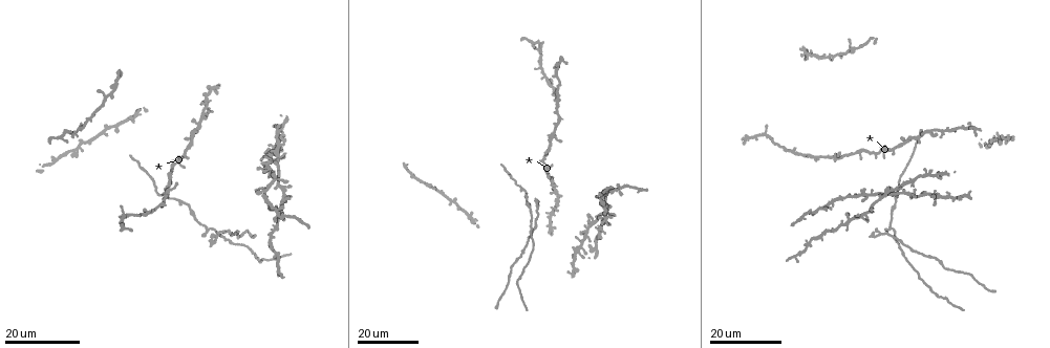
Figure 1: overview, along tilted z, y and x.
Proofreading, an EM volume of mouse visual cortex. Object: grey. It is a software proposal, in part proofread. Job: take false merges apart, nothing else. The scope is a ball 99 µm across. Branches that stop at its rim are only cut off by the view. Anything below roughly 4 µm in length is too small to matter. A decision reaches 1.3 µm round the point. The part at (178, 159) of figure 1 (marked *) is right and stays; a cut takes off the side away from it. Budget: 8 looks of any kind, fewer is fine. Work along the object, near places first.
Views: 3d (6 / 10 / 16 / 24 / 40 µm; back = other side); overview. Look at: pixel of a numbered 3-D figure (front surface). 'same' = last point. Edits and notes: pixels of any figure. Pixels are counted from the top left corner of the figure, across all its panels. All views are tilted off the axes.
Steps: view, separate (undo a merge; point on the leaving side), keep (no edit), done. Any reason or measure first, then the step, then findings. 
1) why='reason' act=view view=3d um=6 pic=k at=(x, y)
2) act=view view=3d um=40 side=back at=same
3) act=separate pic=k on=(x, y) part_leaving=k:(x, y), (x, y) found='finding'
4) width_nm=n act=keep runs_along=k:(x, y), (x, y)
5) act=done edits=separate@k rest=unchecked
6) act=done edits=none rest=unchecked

why='looks like a crossing' act=view view=3d um=24 pic=1 at=(832, 155)

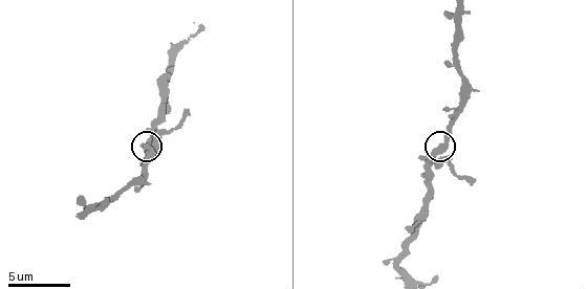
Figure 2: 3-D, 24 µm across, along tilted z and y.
act=view view=3d um=6 pic=2 at=(151, 143)

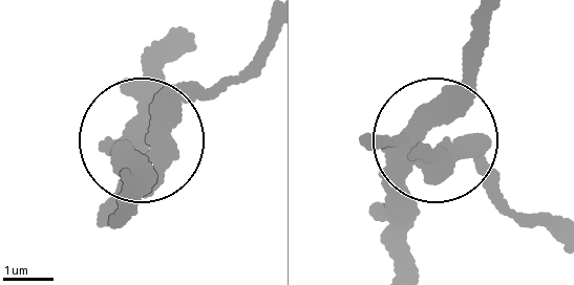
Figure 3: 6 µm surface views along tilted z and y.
width_nm=410 act=separate pic=3 on=(174, 97) part_leaving=3:(157, 149), (170, 118), (243, 74), (271, 23) found='two neurons meet here'

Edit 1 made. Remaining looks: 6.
why='redraw' act=view view=overview

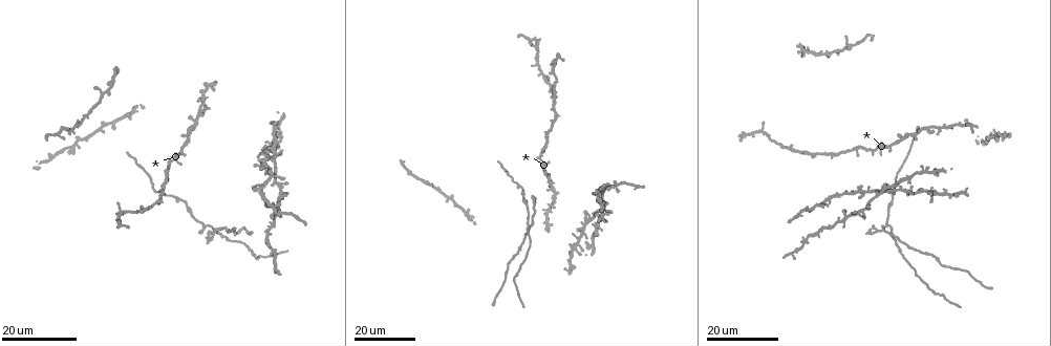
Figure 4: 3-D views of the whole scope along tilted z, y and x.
why='side arm on a straight run' act=view view=3d um=24 pic=4 at=(893, 236)

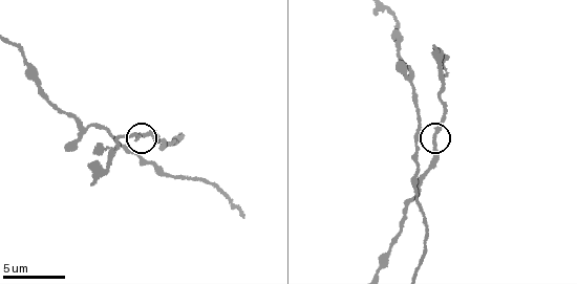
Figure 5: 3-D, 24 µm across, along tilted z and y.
act=view view=3d um=10 pic=5 at=(140, 135)

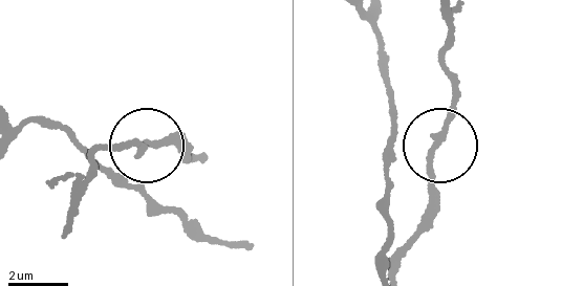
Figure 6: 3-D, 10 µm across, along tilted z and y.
act=keep runs_along=6:(23, 126), (49, 120), (116, 172), (145, 149), (113, 150) found='continuous, no second neuron'

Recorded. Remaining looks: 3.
why='looks like a crossing' act=view view=3d um=16 pic=4 at=(120, 210)

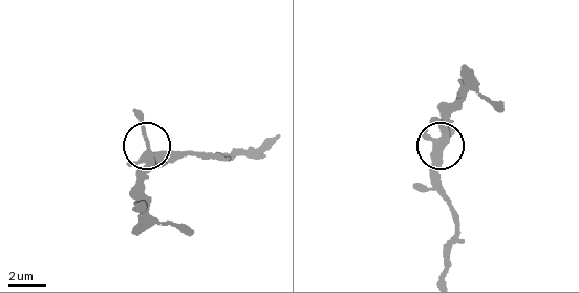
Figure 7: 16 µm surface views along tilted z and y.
act=view view=3d um=6 pic=7 at=(147, 149)

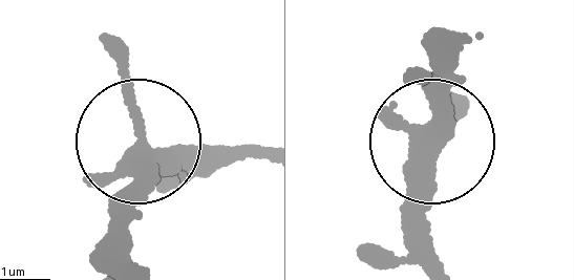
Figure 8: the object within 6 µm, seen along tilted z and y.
width_nm=330 act=keep found='continuous, no second neuron'

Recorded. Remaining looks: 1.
act=done edits=separate@3 rest=unchecked

